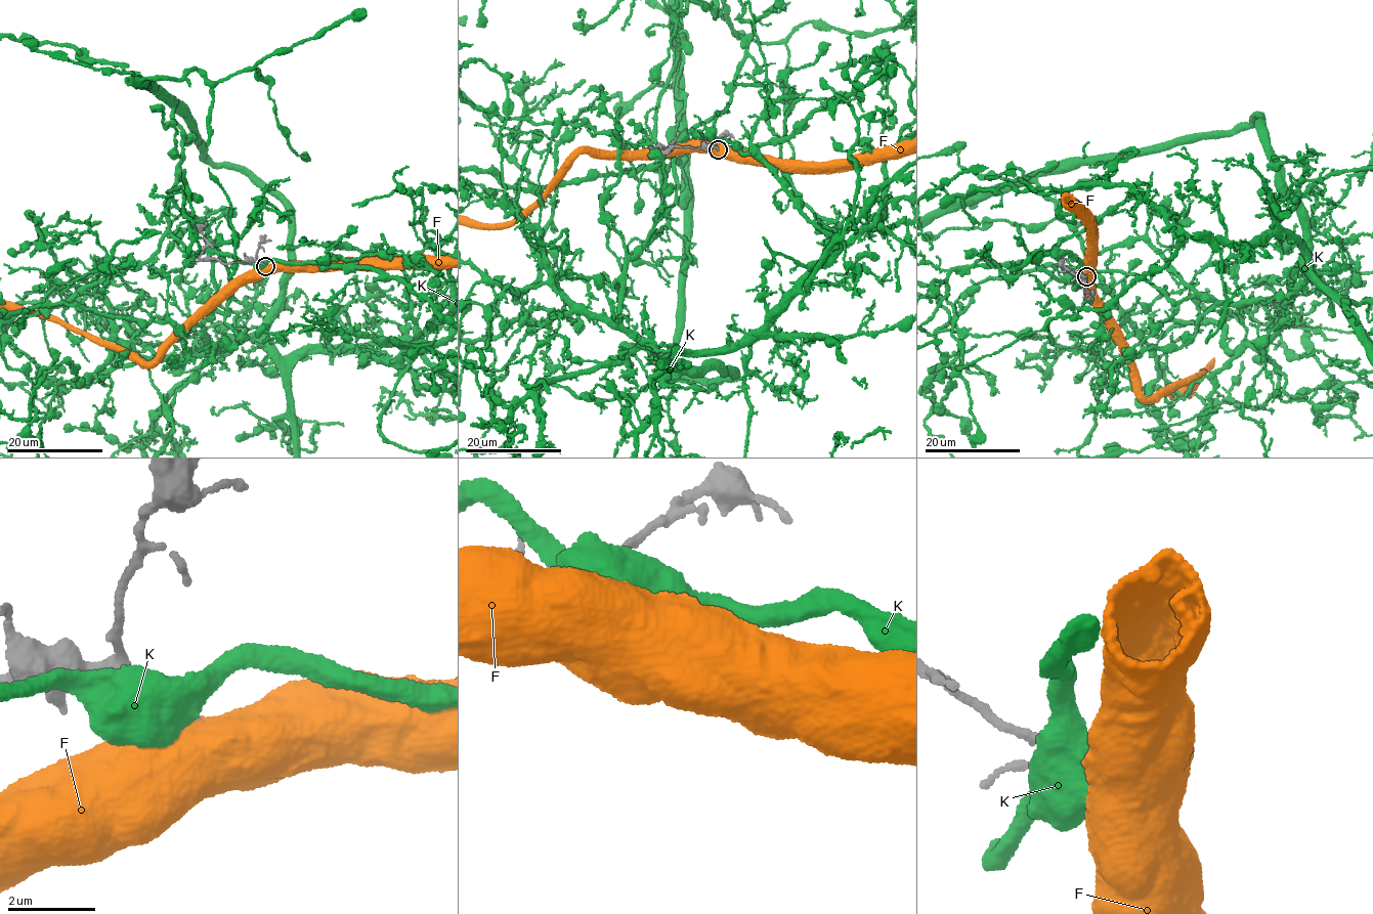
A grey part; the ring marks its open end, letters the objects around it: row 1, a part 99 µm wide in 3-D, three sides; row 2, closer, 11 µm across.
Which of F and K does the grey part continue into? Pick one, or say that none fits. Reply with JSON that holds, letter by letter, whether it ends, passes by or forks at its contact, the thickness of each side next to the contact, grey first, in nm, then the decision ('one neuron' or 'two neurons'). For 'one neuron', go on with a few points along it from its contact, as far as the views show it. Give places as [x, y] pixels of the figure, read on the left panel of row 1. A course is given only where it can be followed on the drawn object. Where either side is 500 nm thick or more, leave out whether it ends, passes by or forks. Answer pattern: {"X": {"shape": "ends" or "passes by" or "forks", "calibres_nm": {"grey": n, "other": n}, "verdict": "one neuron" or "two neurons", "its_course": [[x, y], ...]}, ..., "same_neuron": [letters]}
{"F": {"calibres_nm": {"grey": 240, "other": 750}, "verdict": "two neurons"}, "K": {"calibres_nm": {"grey": 340, "other": 550}, "verdict": "two neurons"}, "same_neuron": []}

